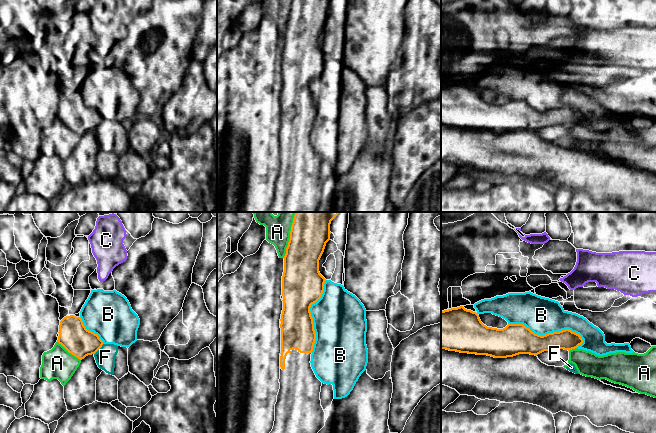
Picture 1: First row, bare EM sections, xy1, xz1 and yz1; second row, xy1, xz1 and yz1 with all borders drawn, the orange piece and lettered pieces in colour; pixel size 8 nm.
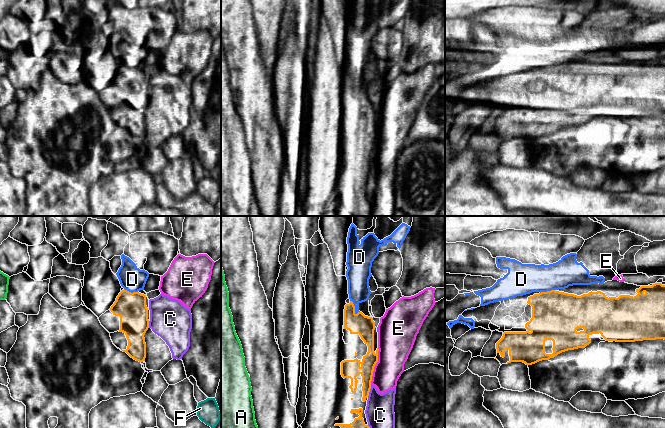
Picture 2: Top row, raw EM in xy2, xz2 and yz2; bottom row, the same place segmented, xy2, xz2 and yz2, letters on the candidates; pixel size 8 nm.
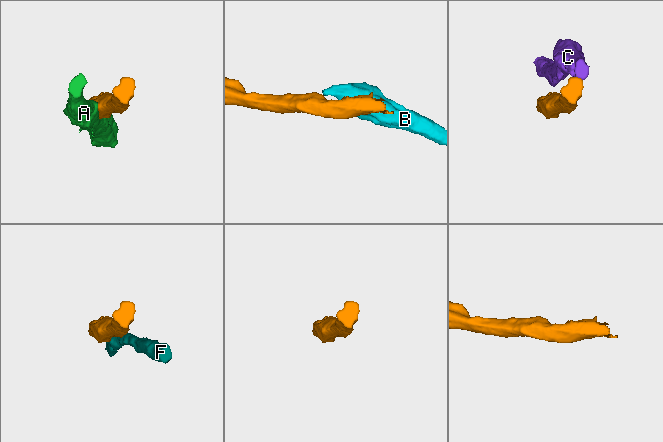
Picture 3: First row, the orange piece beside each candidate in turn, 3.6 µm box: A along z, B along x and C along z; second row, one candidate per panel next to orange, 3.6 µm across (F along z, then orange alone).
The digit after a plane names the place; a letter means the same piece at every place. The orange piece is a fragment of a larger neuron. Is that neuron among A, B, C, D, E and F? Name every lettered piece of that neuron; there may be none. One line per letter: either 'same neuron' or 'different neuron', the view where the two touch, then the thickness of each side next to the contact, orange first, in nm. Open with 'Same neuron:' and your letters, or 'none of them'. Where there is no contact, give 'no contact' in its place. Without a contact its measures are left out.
Same neuron: none of them
A: different neuron; contact in xz1; calibres 300 and 180 nm
B: different neuron; contact in yz1; calibres 240 and 300 nm
C: different neuron; contact in xz2; calibres 150 and 220 nm
D: different neuron; contact in xz2; calibres 160 and 180 nm
E: different neuron; contact in xz2; calibres 150 and 280 nm
F: different neuron; contact in xy1; calibres 240 and 160 nm

